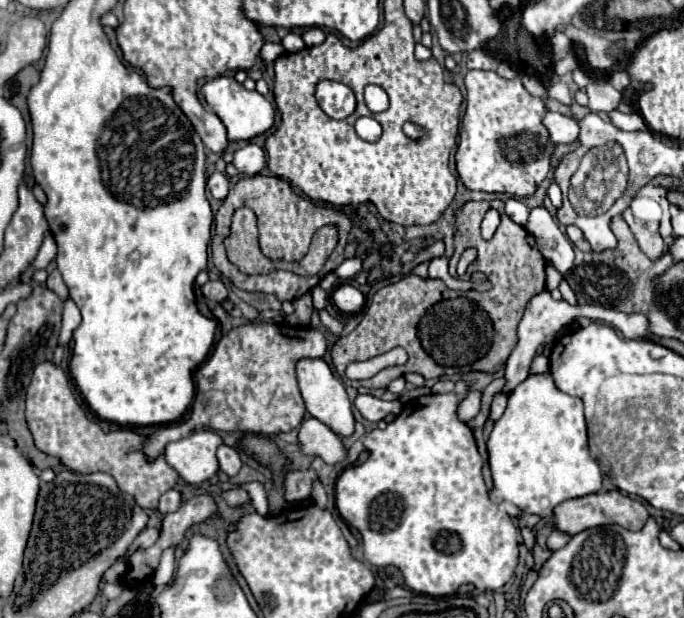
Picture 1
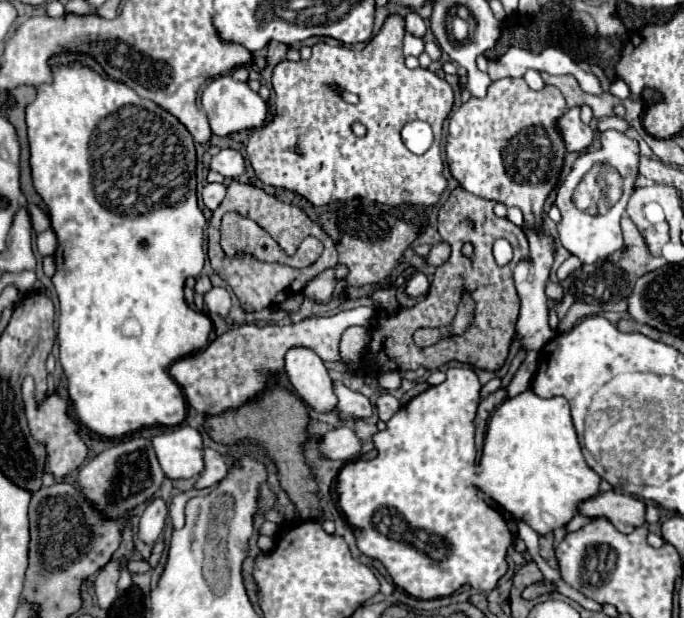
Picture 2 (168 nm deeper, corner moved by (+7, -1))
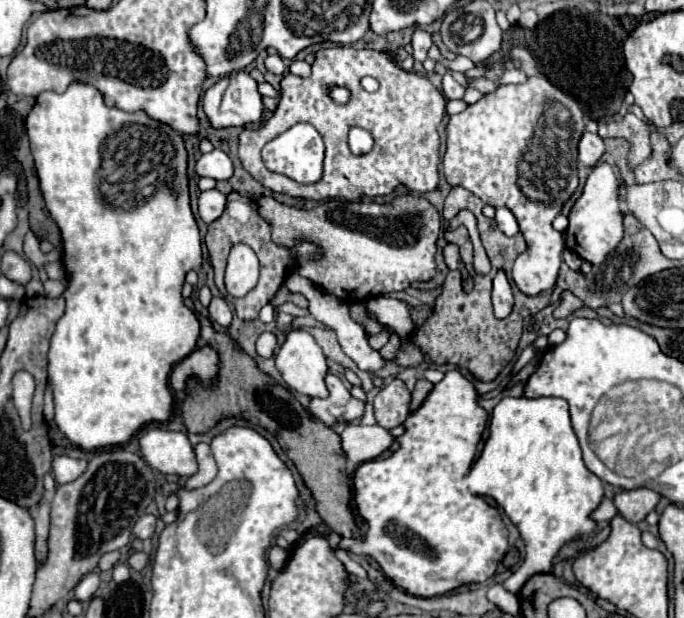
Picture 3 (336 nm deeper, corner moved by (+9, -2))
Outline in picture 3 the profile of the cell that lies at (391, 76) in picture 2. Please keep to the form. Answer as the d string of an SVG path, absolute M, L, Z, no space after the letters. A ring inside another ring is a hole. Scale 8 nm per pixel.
M335 45L335 47L327 47L327 49L319 49L315 53L315 61L313 61L313 73L309 79L297 77L293 73L283 75L281 79L281 89L279 89L279 103L277 109L273 113L273 117L261 127L261 129L245 129L239 137L239 159L243 163L243 167L267 189L275 191L275 193L287 193L291 197L299 197L299 199L311 199L311 201L321 201L327 197L343 197L343 199L359 199L361 195L369 195L369 197L377 197L377 195L391 195L399 185L407 187L411 193L431 193L437 189L439 185L439 133L437 127L441 125L443 117L445 117L445 97L431 85L431 81L427 77L421 77L413 71L403 71L399 65L397 55L389 53L389 51L373 51L373 49L353 49L353 47L343 47L343 45ZM361 77L375 77L379 81L379 91L375 93L367 93L359 79ZM327 85L345 85L351 91L351 101L347 105L337 105L331 101L331 97L327 95ZM295 123L311 123L323 137L325 141L325 161L323 161L323 177L317 183L297 183L291 177L283 175L283 173L275 173L275 171L267 171L263 159L261 159L261 149L263 145L267 145L271 139L275 139L277 135L281 135L283 131L287 131L289 127L293 127ZM351 127L363 127L367 129L373 139L375 145L369 153L365 155L353 155L349 151L347 145L347 133Z

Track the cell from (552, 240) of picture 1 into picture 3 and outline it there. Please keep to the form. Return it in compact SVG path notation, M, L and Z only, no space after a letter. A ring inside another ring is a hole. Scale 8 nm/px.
M499 207L497 209L497 215L495 215L495 221L499 225L499 229L507 235L507 237L513 237L519 233L519 225L517 225L517 219L515 215L507 209L507 207Z

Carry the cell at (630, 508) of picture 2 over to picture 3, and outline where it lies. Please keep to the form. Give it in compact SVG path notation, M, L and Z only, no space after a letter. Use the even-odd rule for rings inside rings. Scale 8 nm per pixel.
M633 489L633 491L621 491L615 495L613 499L617 511L621 517L625 517L629 523L637 525L641 523L649 511L655 509L655 505L659 503L657 493L651 489Z

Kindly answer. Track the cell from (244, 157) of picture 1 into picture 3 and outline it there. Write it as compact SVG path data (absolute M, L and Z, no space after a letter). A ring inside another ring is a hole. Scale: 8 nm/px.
M213 149L211 153L201 155L201 159L195 165L195 171L199 177L211 177L217 181L225 181L225 179L231 179L233 175L233 163L225 151Z

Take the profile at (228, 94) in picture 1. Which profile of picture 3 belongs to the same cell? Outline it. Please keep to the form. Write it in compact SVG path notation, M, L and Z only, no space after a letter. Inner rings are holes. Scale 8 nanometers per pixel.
M245 71L221 77L215 85L211 85L205 91L201 103L203 103L203 111L205 111L205 115L207 115L207 119L209 119L209 123L211 123L213 129L259 123L261 115L263 115L263 103L261 103L261 95L257 91L257 83Z

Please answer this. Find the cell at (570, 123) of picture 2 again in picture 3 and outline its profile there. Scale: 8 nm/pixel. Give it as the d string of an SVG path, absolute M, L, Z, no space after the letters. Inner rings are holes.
M585 131L585 133L581 135L577 149L579 149L579 161L581 161L583 165L587 165L587 167L597 165L599 157L601 157L603 151L605 151L601 137L599 137L597 133L589 133L589 131Z

